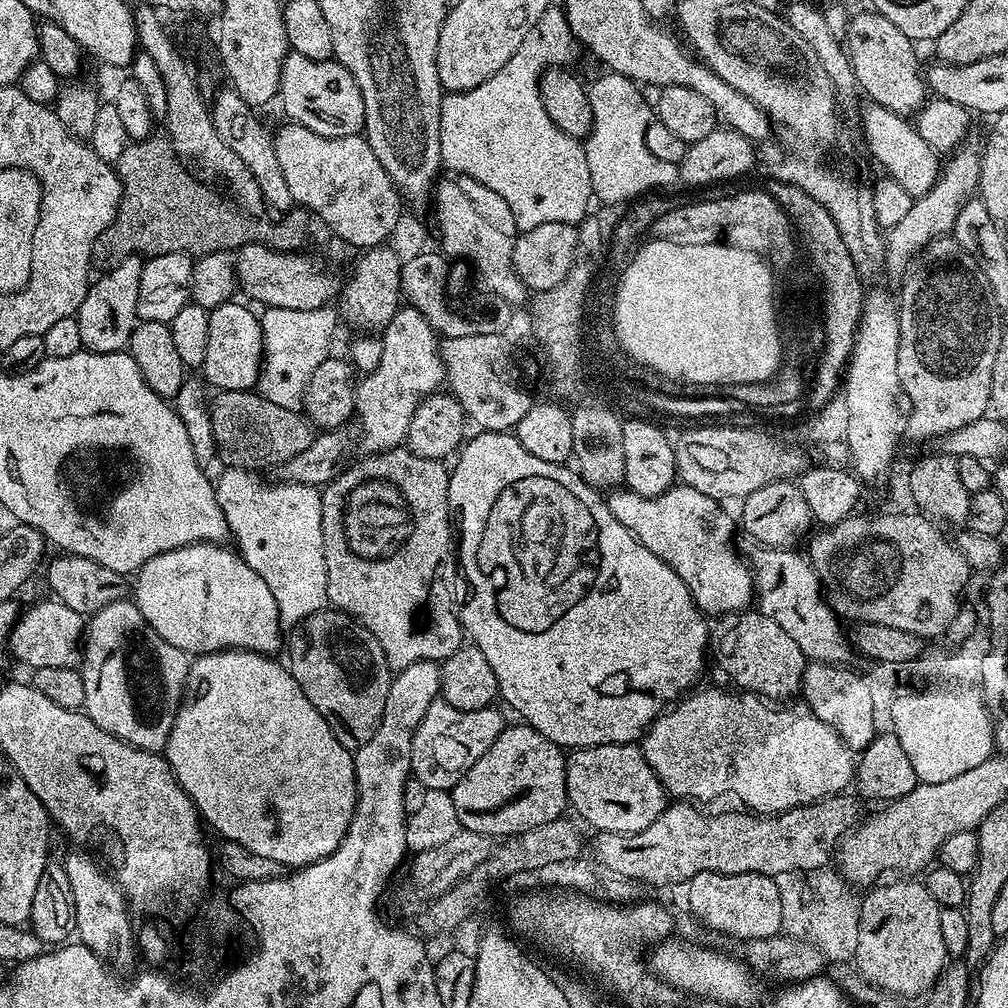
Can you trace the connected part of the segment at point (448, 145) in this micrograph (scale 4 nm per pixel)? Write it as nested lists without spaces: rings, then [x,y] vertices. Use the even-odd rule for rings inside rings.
[[[549,6],[538,18],[530,34],[526,34],[522,46],[518,46],[510,62],[506,62],[498,74],[486,78],[482,86],[445,95],[440,107],[440,158],[443,167],[477,180],[482,187],[501,196],[520,232],[542,226],[542,222],[576,226],[589,215],[588,203],[594,200],[584,144],[577,137],[558,130],[558,126],[550,122],[550,114],[546,114],[546,106],[542,106],[540,97],[540,75],[545,68],[571,65],[576,48],[578,41],[564,16],[563,7]]]

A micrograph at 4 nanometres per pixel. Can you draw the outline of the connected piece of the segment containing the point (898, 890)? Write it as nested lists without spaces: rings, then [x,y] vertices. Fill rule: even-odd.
[[[919,879],[889,880],[889,884],[877,883],[863,893],[854,964],[861,976],[881,992],[899,998],[920,998],[935,986],[950,960],[946,942],[942,942],[941,907]]]

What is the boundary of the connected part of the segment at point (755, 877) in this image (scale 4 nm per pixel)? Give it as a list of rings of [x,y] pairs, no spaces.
[[[703,872],[688,881],[688,904],[692,912],[708,928],[721,932],[724,936],[733,936],[741,942],[775,936],[782,928],[782,902],[778,898],[778,886],[775,879],[762,874],[718,874],[717,872]]]

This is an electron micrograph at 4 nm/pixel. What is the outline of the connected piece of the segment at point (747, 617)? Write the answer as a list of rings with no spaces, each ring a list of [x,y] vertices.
[[[758,610],[733,612],[715,625],[710,636],[710,648],[714,660],[733,680],[737,689],[748,694],[755,694],[768,702],[788,702],[804,686],[804,665],[806,657],[798,650],[798,642]]]

